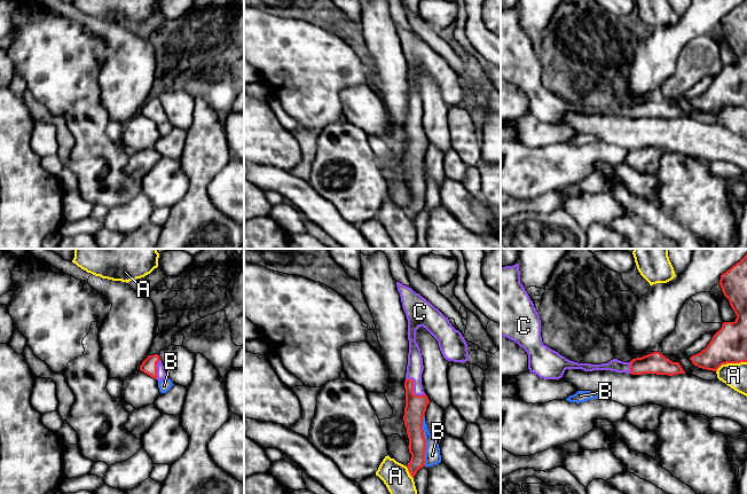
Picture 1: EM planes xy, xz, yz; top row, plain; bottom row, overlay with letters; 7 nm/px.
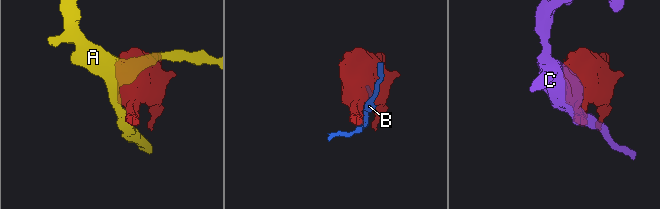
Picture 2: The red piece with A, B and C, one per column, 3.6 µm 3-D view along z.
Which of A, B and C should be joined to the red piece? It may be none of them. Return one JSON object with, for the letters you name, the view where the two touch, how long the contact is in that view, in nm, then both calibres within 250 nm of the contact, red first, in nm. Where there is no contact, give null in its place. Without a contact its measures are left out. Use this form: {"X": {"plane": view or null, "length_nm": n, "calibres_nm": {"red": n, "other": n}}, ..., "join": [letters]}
{"C": {"plane": "xz", "length_nm": 180, "calibres_nm": {"red": 150, "other": 120}}, "join": ["C"]}

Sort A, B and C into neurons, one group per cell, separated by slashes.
A / B / C

